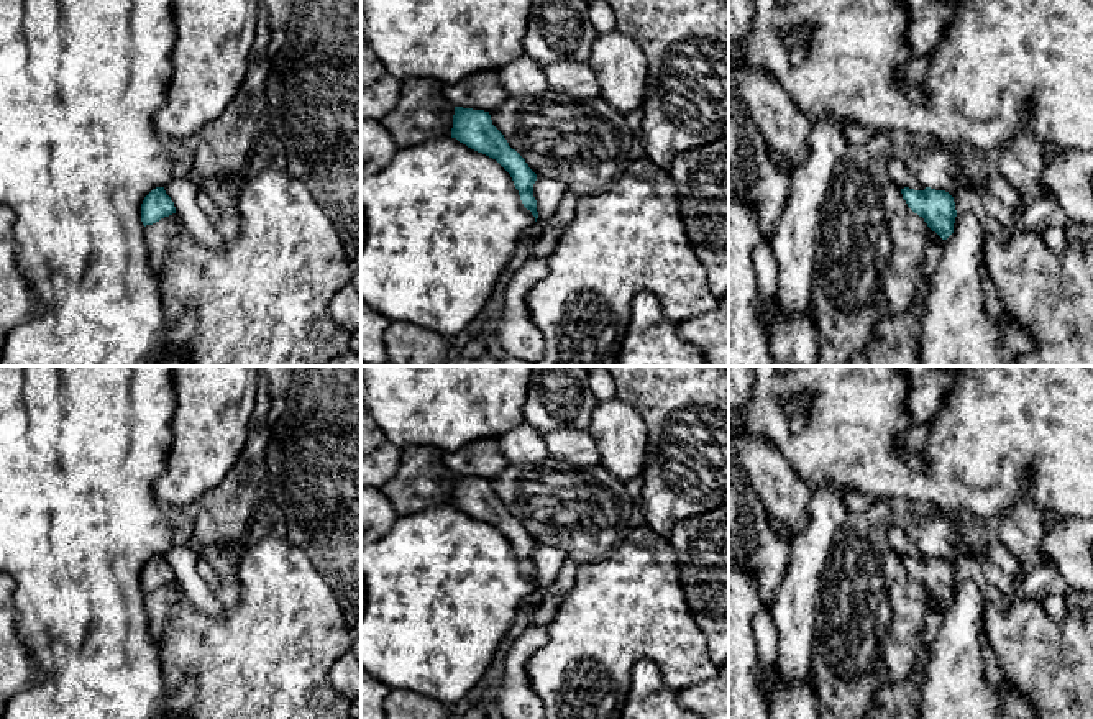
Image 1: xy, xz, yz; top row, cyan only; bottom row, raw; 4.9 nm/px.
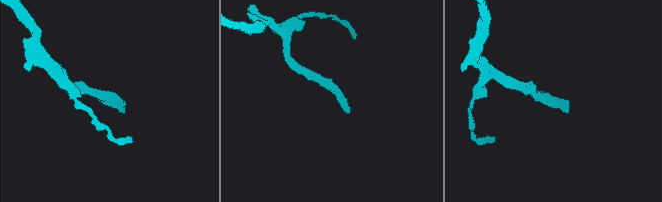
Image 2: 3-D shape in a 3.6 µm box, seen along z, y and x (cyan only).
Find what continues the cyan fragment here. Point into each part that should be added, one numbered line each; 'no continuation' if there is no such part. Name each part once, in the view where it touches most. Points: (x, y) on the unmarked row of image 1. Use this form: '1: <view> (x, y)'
1: yz (1051, 664)

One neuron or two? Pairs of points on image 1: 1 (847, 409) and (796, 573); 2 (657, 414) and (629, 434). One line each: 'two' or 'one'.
1: two
2: two

